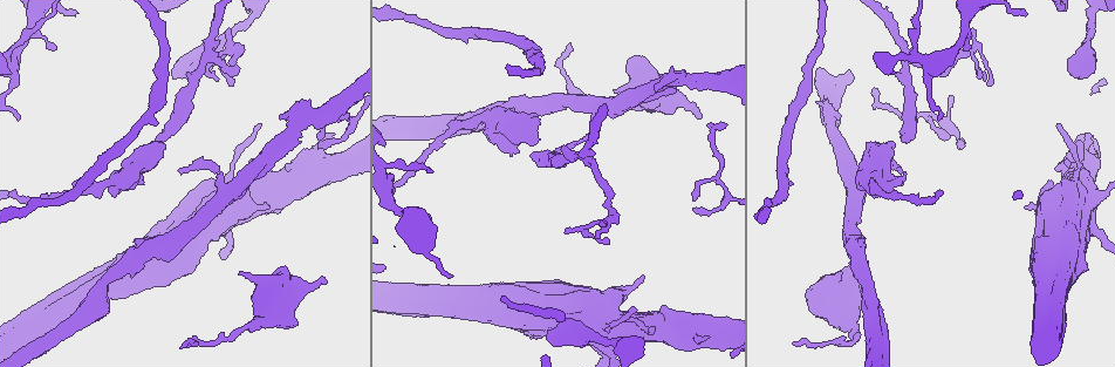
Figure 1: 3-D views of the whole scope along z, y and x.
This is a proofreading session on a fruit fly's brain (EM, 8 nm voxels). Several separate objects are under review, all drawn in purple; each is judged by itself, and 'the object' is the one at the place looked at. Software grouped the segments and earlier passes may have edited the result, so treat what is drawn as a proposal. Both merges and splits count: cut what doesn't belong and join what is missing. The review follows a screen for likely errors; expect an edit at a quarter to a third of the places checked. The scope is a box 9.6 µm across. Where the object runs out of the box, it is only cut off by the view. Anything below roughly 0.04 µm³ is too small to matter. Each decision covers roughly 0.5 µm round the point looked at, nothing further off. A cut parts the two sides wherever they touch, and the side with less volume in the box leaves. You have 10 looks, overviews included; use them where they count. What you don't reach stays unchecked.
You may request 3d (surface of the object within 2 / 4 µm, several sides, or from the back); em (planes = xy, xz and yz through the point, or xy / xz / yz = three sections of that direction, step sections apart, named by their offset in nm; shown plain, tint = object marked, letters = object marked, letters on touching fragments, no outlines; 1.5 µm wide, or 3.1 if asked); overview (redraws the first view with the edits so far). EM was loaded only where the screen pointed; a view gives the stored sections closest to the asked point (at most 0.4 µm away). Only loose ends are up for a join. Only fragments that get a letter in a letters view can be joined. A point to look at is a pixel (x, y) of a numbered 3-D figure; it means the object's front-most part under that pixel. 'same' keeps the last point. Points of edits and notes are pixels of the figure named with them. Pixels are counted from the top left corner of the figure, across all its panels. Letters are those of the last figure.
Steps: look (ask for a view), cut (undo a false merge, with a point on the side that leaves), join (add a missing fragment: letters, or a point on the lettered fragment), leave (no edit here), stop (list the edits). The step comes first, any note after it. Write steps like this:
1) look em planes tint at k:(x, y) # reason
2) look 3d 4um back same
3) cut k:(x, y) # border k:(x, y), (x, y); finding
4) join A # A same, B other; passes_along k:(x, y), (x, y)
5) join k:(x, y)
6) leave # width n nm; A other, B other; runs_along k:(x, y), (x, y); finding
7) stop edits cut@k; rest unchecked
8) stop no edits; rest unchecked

look 3d 2um at 1:(697, 117) # an open end

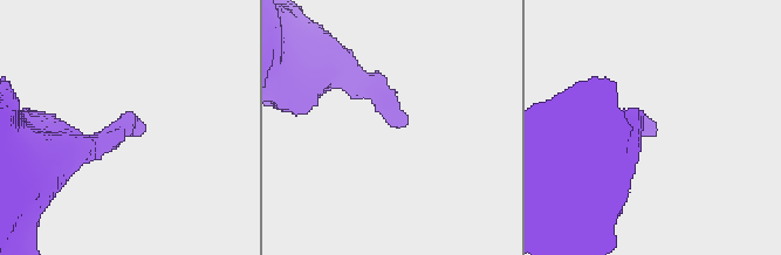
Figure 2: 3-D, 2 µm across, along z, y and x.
look em xy step 4 tint at 2:(651, 135) # shape alone is not enough

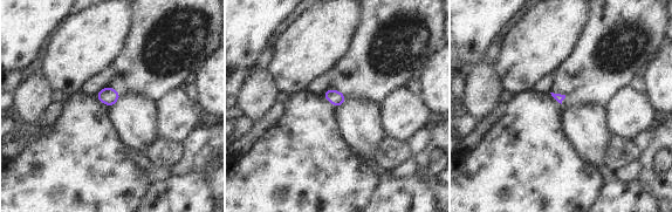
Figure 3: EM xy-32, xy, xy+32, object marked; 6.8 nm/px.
look em xz step 8 letters same

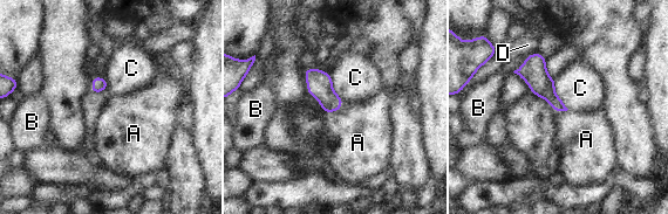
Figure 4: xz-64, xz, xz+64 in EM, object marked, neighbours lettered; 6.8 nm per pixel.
join A # A same, B other, C other, D other; passes_along 4:(319, 83), (336, 110), (359, 138); it goes on there

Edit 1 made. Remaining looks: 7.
look 3d 4um at 1:(197, 344)

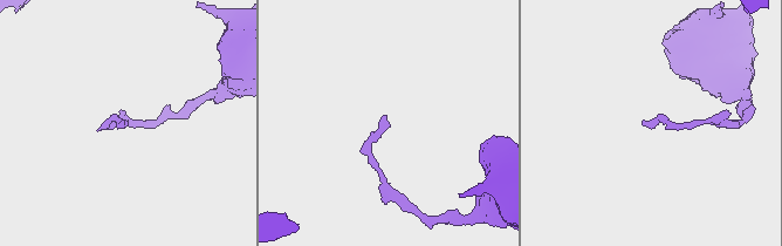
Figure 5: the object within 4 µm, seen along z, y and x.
look em planes letters at 5:(122, 119) # need the tissue

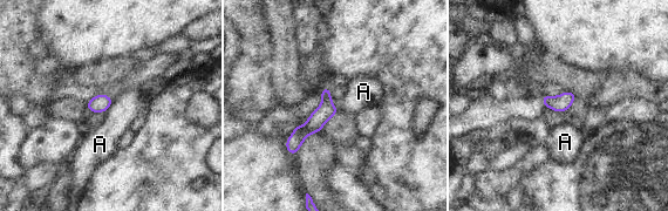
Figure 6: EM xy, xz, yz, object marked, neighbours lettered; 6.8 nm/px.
leave # width 120 nm; A other; runs_along 6:(327, 89), (326, 109), (292, 151); none of them fits

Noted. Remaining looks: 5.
look 3d 4um at 1:(937, 120) # an open end

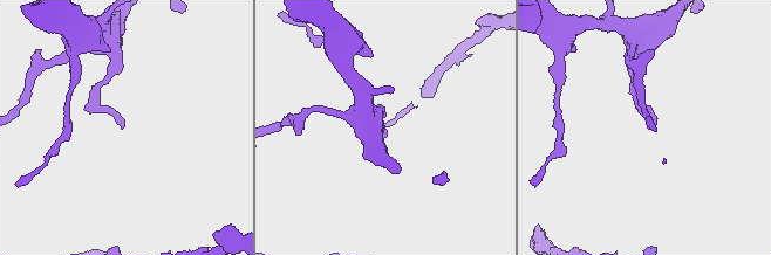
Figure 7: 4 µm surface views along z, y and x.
look em xy step 4 tint at 7:(647, 128)

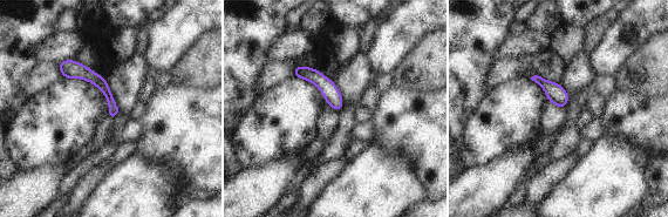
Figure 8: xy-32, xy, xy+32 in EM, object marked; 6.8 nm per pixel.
look em planes letters same # another direction

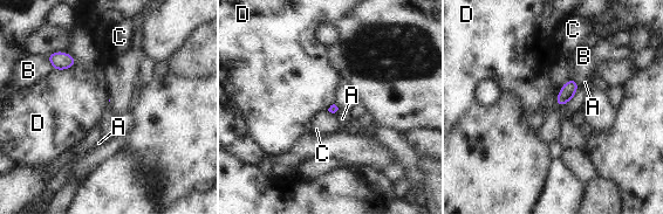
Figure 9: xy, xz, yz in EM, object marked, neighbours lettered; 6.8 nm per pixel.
leave # A other, B other, C other, D other; none of them fits

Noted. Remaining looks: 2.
look em planes letters at 1:(249, 161)

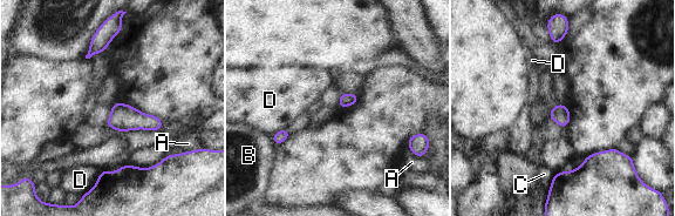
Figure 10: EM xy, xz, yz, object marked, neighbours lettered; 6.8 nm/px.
leave # A other, B other, C other, D other; no lettered fragment goes on from it

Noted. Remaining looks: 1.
stop edits join@4; rest unchecked

